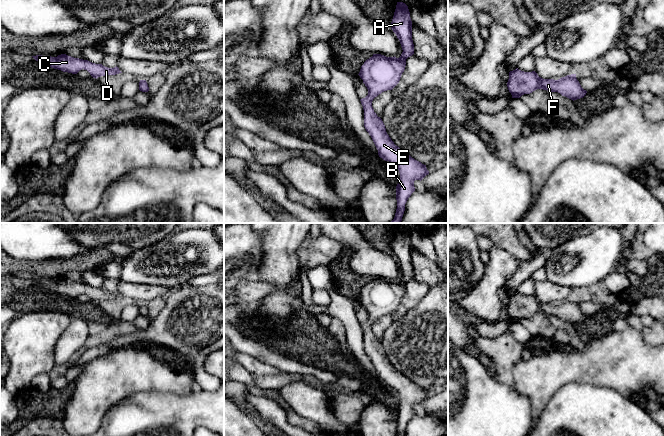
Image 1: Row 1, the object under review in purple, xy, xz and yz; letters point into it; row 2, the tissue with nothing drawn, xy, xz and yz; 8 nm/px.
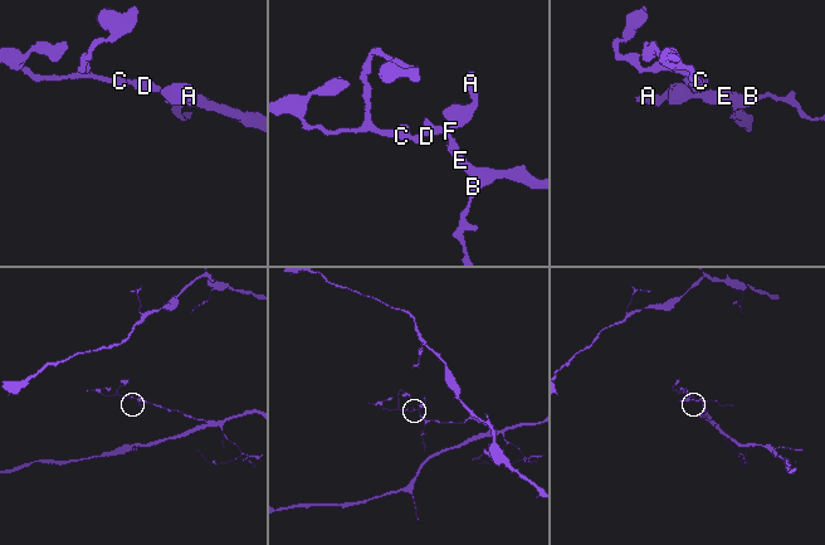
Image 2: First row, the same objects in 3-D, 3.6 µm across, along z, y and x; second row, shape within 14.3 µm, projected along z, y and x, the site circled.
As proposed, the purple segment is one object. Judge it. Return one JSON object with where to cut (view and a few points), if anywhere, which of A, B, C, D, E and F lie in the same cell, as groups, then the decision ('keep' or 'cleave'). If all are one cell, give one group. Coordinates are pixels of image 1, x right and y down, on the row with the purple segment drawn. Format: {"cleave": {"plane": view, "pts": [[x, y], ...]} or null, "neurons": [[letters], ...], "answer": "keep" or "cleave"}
{"cleave": null, "neurons": [["A", "B", "C", "D", "E", "F"]], "answer": "keep"}

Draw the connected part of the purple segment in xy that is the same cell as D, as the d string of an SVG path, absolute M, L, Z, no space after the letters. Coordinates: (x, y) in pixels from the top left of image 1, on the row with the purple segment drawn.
M66 54L58 55L57 57L36 55L32 56L36 61L40 61L42 65L61 70L72 74L77 74L80 70L87 70L93 78L98 78L107 75L116 75L122 73L116 66L108 68L102 64L95 64L88 60L74 58Z

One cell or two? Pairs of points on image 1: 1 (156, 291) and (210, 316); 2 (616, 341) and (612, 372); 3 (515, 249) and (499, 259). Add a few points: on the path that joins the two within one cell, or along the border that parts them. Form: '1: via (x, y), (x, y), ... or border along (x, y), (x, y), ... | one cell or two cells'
1: border along (175, 289), (165, 297) | two cells
2: via (616, 349), (616, 359), (612, 364) | one cell
3: border along (493, 243), (508, 250), (516, 258) | two cells

